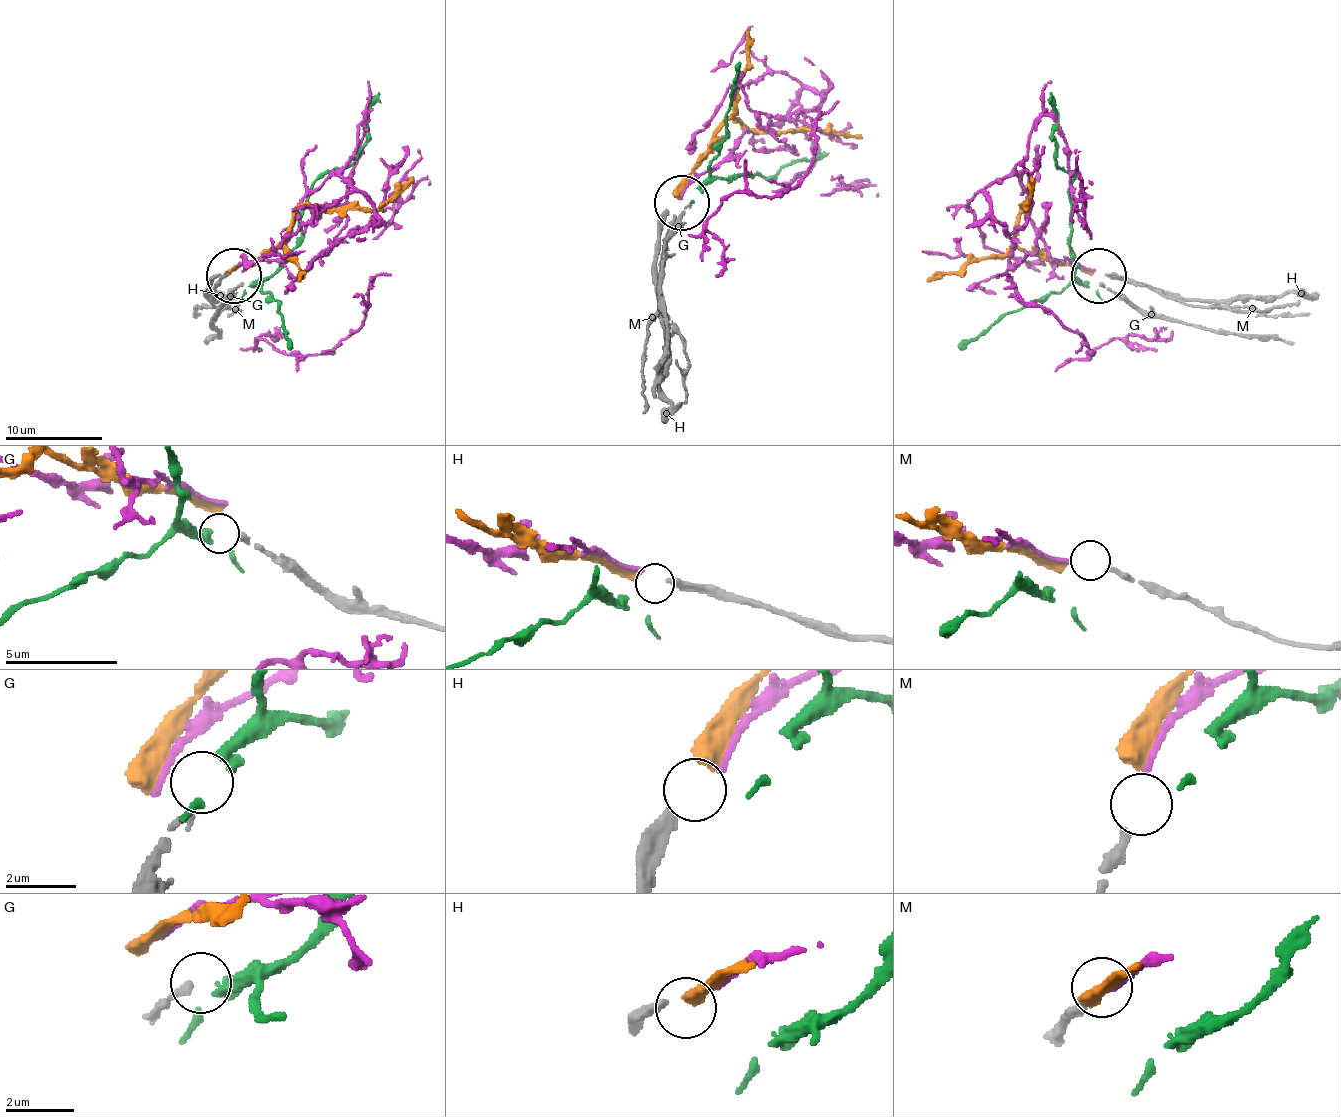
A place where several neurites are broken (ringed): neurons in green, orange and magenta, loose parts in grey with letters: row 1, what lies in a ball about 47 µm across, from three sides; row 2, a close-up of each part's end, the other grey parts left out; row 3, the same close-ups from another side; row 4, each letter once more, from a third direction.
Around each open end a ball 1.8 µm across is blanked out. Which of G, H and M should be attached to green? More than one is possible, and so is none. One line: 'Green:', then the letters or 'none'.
Green: none

